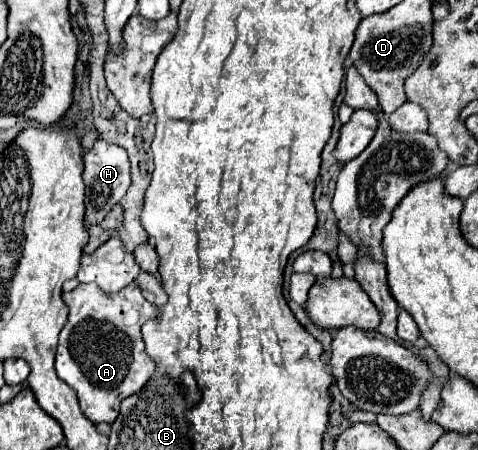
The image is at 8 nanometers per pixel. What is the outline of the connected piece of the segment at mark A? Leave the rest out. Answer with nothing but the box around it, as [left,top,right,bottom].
[56,283,156,423]

